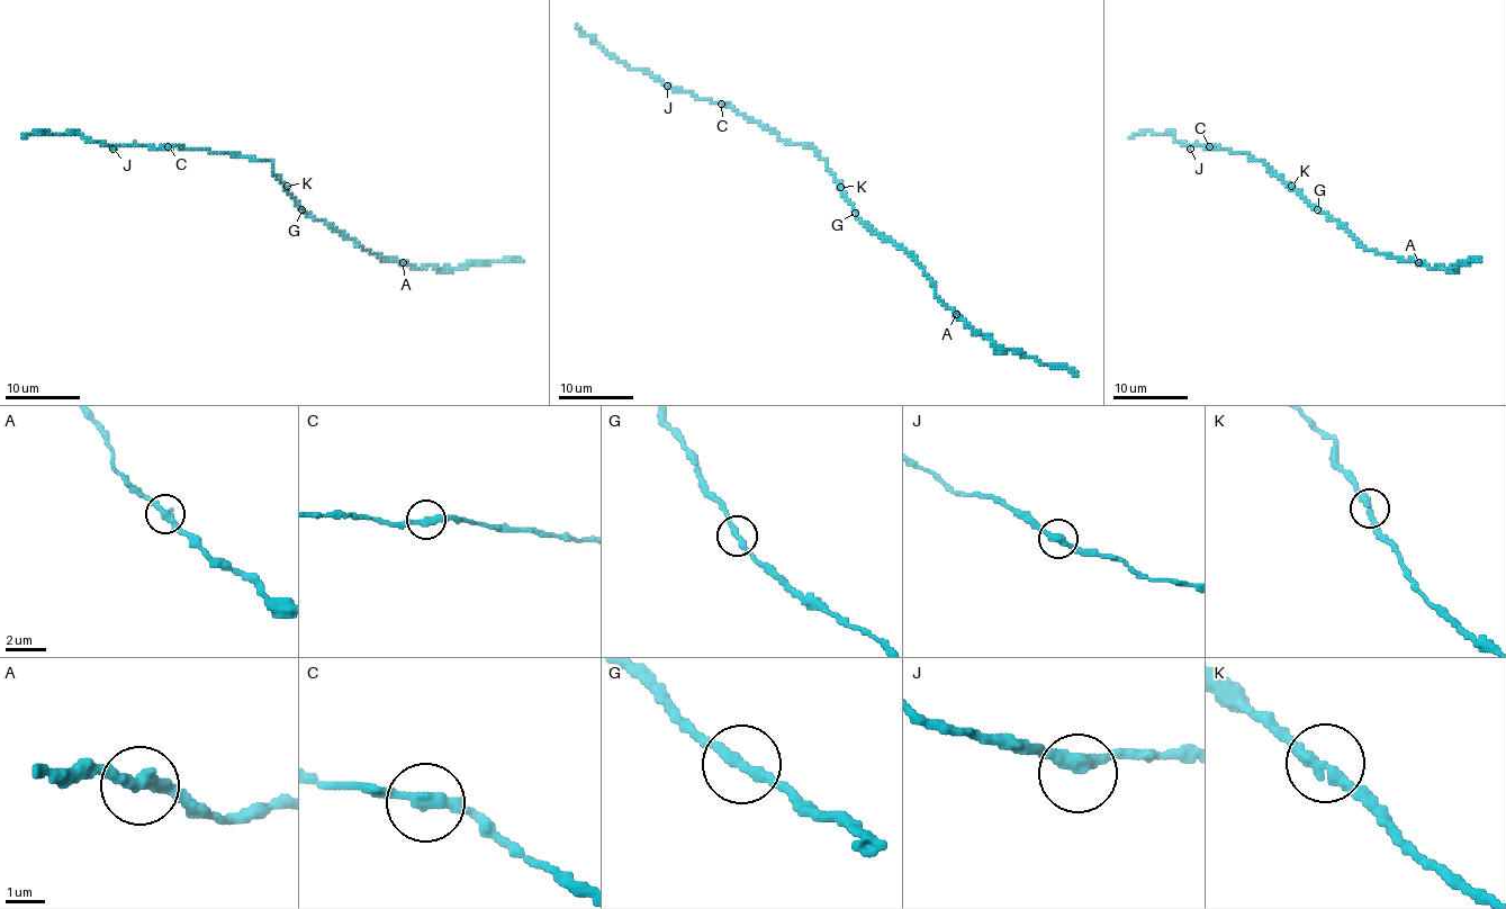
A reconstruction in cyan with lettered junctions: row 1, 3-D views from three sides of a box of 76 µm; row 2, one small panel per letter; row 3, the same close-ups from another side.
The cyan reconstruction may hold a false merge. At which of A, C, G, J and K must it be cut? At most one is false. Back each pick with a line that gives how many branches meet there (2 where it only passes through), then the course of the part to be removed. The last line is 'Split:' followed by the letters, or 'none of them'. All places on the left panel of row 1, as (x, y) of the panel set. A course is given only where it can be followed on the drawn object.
Split: none of them

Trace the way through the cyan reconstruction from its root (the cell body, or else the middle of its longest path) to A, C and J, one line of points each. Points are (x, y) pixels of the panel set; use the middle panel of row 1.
A: (840, 186), (842, 196), (857, 216), (882, 239), (907, 250), (925, 272), (936, 295), (956, 313)
C: (840, 186), (828, 169), (828, 162), (813, 149), (802, 143), (786, 143), (763, 124), (721, 104)
J: (840, 186), (828, 162), (813, 149), (783, 141), (724, 104), (699, 100), (667, 86)

